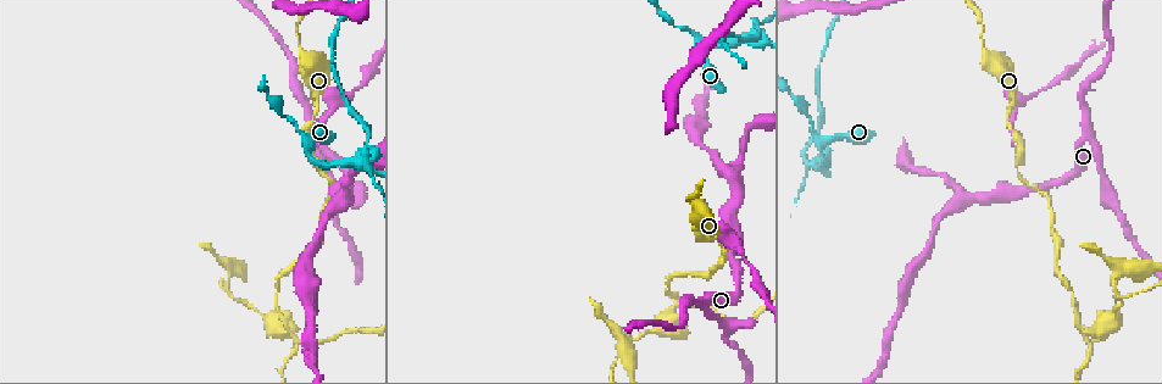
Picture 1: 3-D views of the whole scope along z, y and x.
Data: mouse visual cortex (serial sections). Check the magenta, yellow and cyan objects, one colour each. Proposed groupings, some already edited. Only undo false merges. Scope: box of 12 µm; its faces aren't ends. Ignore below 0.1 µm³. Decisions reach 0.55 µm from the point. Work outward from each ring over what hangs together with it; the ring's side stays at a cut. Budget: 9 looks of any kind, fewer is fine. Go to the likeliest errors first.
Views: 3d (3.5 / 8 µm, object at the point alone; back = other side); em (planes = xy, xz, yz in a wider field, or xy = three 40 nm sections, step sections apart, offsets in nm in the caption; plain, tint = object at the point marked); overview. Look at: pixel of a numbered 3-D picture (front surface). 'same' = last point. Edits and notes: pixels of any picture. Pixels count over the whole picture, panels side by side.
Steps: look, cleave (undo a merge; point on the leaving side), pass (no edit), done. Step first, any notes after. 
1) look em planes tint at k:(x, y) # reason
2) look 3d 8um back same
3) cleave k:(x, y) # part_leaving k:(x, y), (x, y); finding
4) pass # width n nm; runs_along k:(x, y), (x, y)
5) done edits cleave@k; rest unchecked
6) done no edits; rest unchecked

look 3d 8um back at 1:(290, 331) # four-way junction

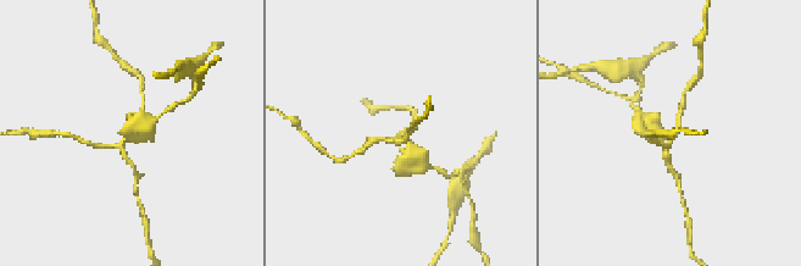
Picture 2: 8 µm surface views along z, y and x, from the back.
look em xy step 2 tint at 2:(402, 136) # arms 4; arm_widths 150, 150, 200, 600 nm; need the tissue

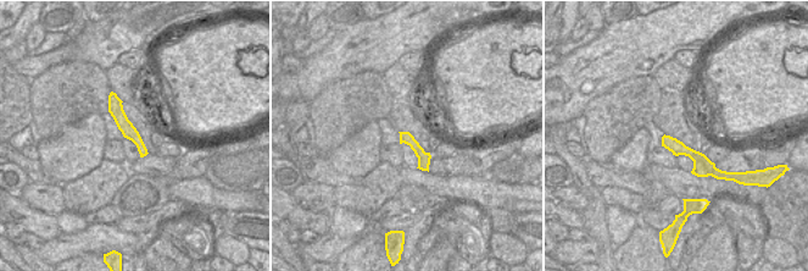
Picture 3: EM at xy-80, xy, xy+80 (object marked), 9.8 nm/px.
cleave 2:(651, 128) # part_leaving 2:(671, 134), (654, 133), (639, 114); a second cell is stuck on

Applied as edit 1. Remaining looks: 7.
look overview

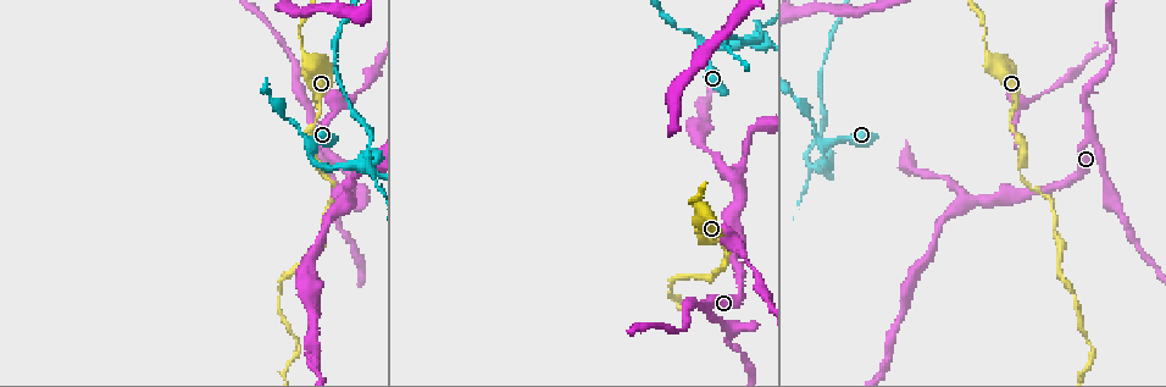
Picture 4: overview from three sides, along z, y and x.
look 3d 8um at 4:(313, 144) # arms part here

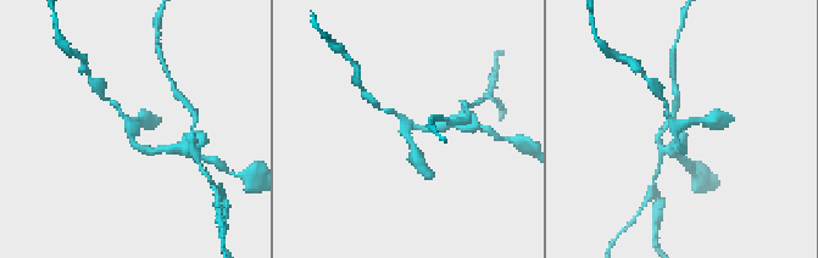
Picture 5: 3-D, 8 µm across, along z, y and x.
look em xy step 3 tint at 5:(680, 126)

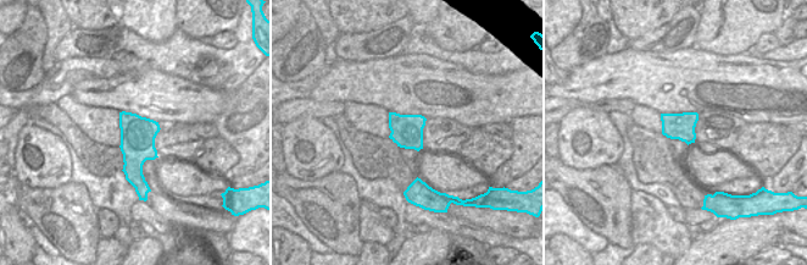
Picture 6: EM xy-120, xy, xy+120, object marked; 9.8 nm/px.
pass # arm_widths 150, 200, 200 nm; runs_along 5:(710, 119), (679, 127), (683, 150); all the same cell

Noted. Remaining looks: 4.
look 3d 3.5um at 4:(810, 168) # abrupt turn

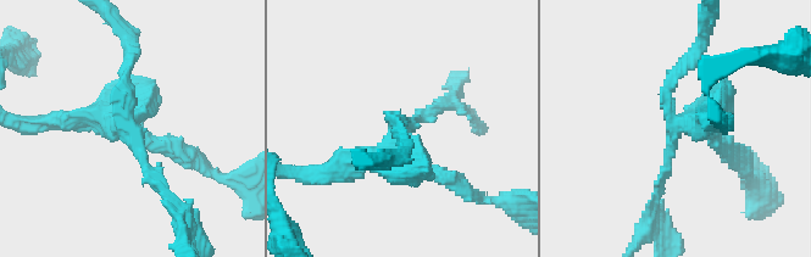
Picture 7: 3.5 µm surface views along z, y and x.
look em planes tint at 7:(122, 122)

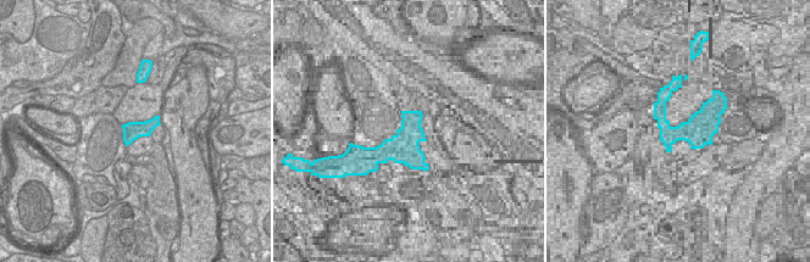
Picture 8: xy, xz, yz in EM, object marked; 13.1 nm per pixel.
cleave 7:(126, 73) # part_leaving 7:(122, 122), (129, 40), (118, 24); two cells meet here

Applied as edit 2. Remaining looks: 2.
done edits cleave@2, cleave@7; rest unchecked

